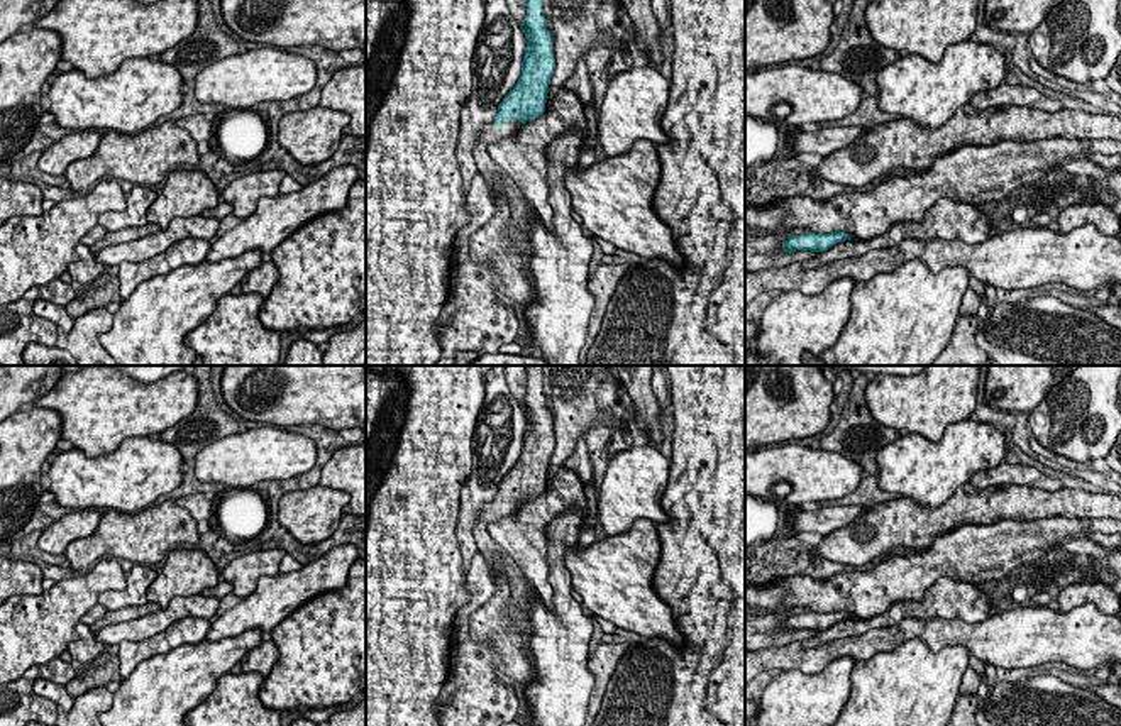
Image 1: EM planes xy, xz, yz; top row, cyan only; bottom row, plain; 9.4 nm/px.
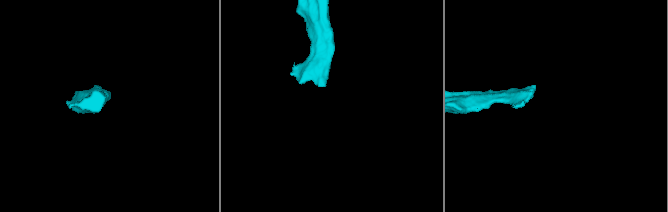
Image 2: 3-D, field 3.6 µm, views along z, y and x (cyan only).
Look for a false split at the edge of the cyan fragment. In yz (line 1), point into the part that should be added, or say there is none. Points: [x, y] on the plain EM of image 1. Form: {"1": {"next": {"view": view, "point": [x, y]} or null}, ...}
{"1": {"next": null}}

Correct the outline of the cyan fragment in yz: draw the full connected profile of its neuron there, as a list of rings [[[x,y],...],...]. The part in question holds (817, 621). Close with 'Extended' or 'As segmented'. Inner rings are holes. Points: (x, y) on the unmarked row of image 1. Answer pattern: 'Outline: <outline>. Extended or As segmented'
Outline: [[[808,611],[803,614],[789,614],[782,621],[782,631],[796,631],[796,630],[823,631],[831,628],[838,621],[845,619],[852,619],[852,614],[845,611],[831,611],[831,613]]]. As segmented

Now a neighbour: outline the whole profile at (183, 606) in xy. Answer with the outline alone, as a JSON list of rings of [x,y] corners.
[[[203,594],[173,597],[166,609],[149,613],[142,618],[122,621],[110,626],[102,626],[97,638],[105,645],[120,645],[127,641],[142,641],[161,631],[173,623],[185,618],[210,619],[218,609],[220,599],[207,597]]]

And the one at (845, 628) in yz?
[[[864,619],[838,621],[831,628],[818,631],[809,640],[801,641],[801,646],[803,648],[815,648],[821,643],[830,643],[830,641],[840,640],[840,638],[860,636],[860,635],[867,633],[872,628],[874,628],[874,624],[872,624],[870,619],[865,619],[865,621]]]

